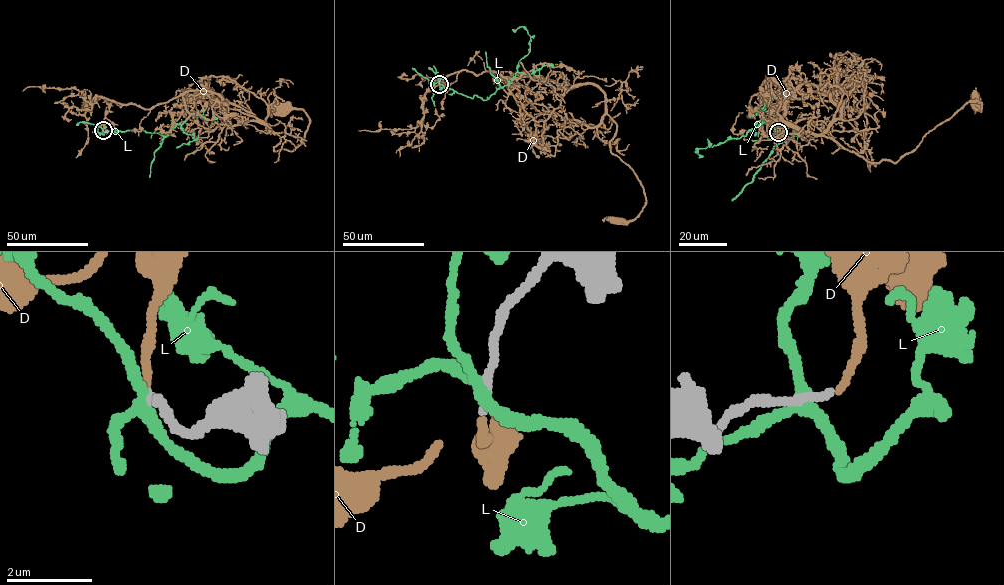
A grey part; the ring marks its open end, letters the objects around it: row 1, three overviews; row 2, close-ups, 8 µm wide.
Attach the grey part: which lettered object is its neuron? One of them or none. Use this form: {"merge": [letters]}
{"merge": ["D"]}

